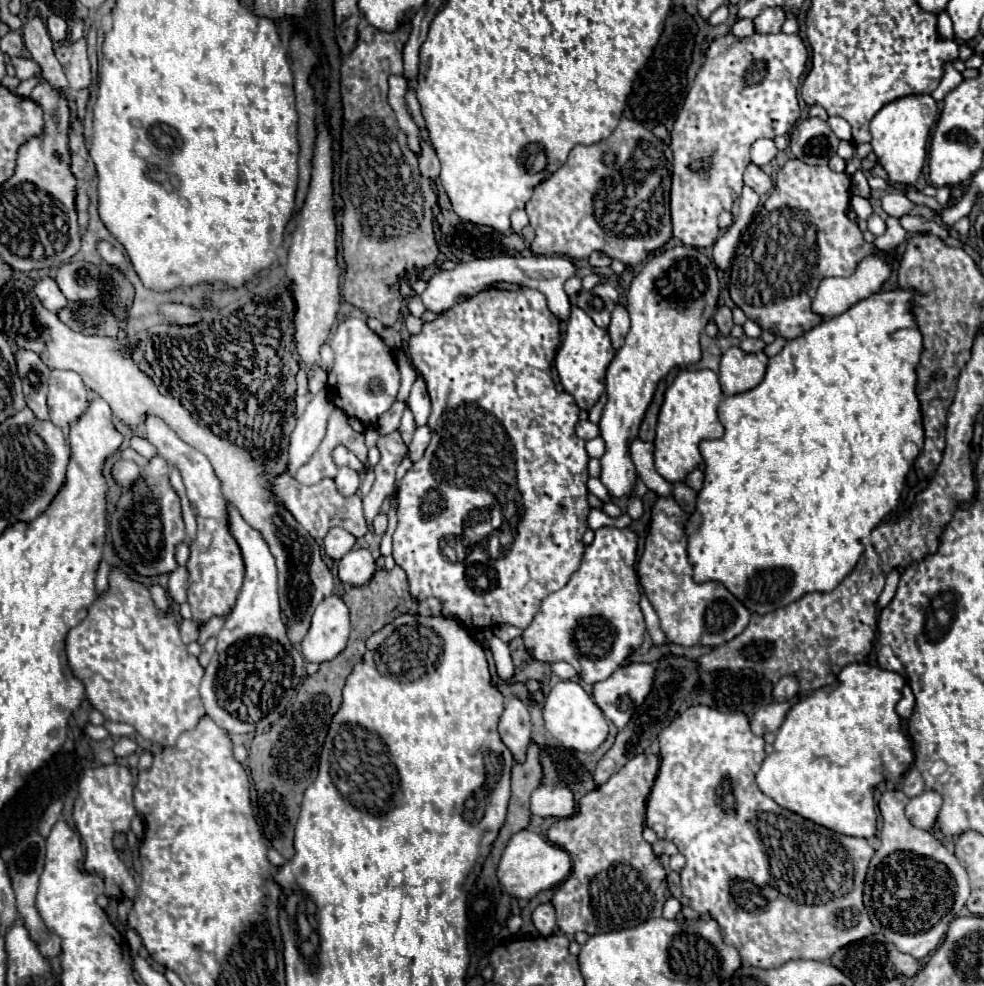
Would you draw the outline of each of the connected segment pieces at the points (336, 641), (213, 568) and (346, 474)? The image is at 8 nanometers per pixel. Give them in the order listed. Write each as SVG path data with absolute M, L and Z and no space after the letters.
M330 595L320 601L312 615L312 625L304 641L300 643L300 653L306 661L324 663L334 659L348 641L350 633L350 613L340 595Z
M148 417L146 437L170 465L180 469L190 505L198 521L196 539L190 543L190 559L186 563L190 583L188 603L192 609L192 619L194 623L204 625L212 617L226 617L234 609L236 597L244 583L244 561L236 539L228 529L228 507L220 489L222 483L216 477L210 461L200 451L180 441L176 433L172 433L172 429L168 429L168 425L164 425L164 421L158 417Z
M340 467L340 469L338 469L338 475L334 477L334 483L336 483L338 491L340 491L344 497L350 497L350 495L358 493L360 475L358 475L358 473L352 473L352 469L348 469L348 467Z

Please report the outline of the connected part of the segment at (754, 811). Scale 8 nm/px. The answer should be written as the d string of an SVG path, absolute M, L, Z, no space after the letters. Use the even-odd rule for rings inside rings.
M692 705L688 707L684 713L680 713L666 729L660 731L658 735L660 741L660 771L656 777L656 783L652 787L652 793L648 797L648 805L646 805L646 825L650 829L656 831L656 835L660 839L668 839L672 841L678 851L686 857L686 867L682 869L680 877L682 877L682 893L684 897L690 899L690 907L696 909L698 913L710 913L712 919L720 925L722 937L728 945L736 947L740 957L742 957L742 965L744 967L762 967L762 969L772 969L772 967L780 967L784 961L790 959L814 959L814 961L828 961L838 949L846 947L852 941L864 939L874 931L874 925L868 917L868 913L864 911L864 903L862 903L862 889L864 889L864 877L866 877L866 869L868 863L874 855L874 849L866 843L866 839L858 839L858 837L846 837L840 833L834 833L822 825L816 825L810 819L804 819L784 807L780 807L774 799L766 797L756 781L754 775L760 769L766 753L764 753L764 739L756 737L750 731L750 721L744 713L722 713L716 711L708 705ZM750 881L752 887L764 889L770 885L770 893L732 893L734 887L740 887L740 883ZM850 909L850 917L844 915L844 911Z

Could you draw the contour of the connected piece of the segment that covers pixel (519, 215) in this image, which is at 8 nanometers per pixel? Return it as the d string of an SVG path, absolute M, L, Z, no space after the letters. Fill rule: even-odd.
M516 209L516 211L512 213L512 231L520 235L520 231L522 231L526 225L528 225L528 215L526 215L526 211L524 211L524 209Z

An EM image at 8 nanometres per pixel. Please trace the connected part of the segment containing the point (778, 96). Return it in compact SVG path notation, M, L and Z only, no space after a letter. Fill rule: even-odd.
M726 33L722 37L716 37L706 53L706 59L704 59L704 65L700 67L698 75L696 75L696 81L682 105L682 111L670 131L672 135L672 151L674 151L674 173L672 173L672 191L670 191L670 217L672 217L672 235L676 239L680 239L684 245L690 245L690 247L712 247L714 241L718 239L720 235L720 229L718 229L718 215L722 211L730 211L732 209L732 203L734 199L742 193L742 187L744 187L744 181L742 181L742 175L744 175L744 169L748 167L750 163L750 145L760 139L760 137L766 137L766 135L772 135L772 137L778 137L778 135L786 135L790 133L790 129L796 125L798 117L800 117L800 107L798 107L798 93L796 93L796 87L800 83L800 77L802 73L806 71L806 61L808 61L808 51L802 43L802 39L798 35L786 35L786 33L776 33L776 35L760 35L760 33L754 33L750 37L736 37L732 33Z

